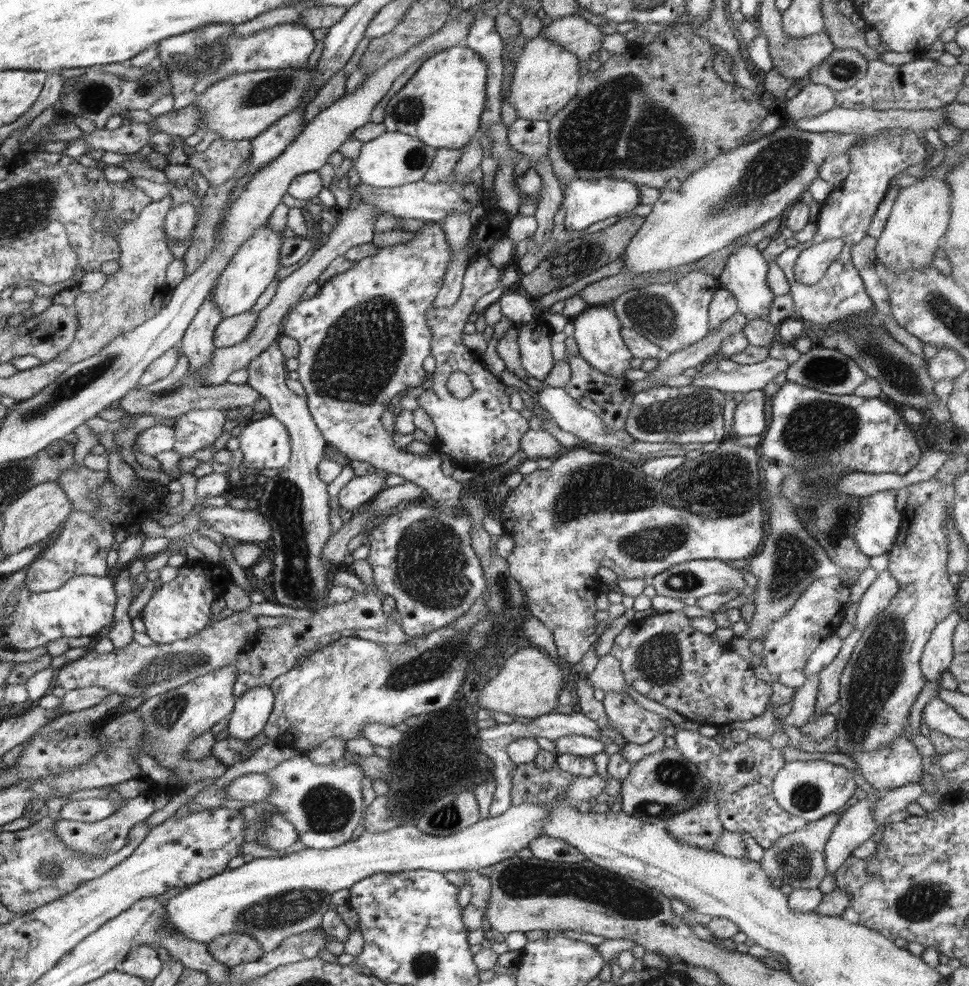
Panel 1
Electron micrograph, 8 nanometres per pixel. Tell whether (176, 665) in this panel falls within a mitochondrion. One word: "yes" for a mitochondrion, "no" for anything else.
yes

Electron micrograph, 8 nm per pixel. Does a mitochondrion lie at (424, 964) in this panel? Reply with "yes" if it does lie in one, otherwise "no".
yes

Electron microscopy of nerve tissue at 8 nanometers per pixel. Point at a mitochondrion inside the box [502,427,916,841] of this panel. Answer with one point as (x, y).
(878, 668)

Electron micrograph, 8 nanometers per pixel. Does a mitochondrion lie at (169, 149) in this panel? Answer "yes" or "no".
no

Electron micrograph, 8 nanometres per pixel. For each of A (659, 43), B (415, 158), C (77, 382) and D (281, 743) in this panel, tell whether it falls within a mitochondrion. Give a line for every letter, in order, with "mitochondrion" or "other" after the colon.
A: other
B: mitochondrion
C: mitochondrion
D: other

